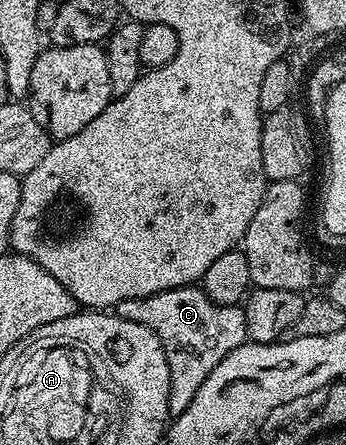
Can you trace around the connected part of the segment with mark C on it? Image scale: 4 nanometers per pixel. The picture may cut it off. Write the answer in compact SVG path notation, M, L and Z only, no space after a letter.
M200 285L175 287L150 297L127 299L116 306L114 313L126 321L146 325L146 329L153 331L162 343L166 365L170 365L168 414L172 417L186 413L186 405L194 401L194 393L202 389L202 381L214 373L218 361L222 361L226 353L234 353L234 349L249 342L243 306L218 305L210 301Z

